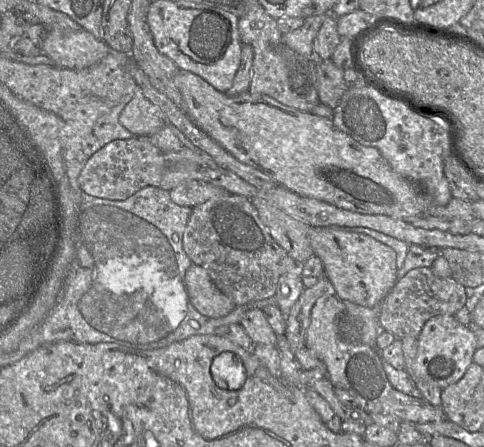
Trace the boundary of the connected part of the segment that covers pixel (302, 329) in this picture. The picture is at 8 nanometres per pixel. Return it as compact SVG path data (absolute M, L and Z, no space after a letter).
M323 275L315 285L303 290L287 316L285 335L292 349L306 346L306 332L315 302L322 296L335 294L335 288L326 275Z

